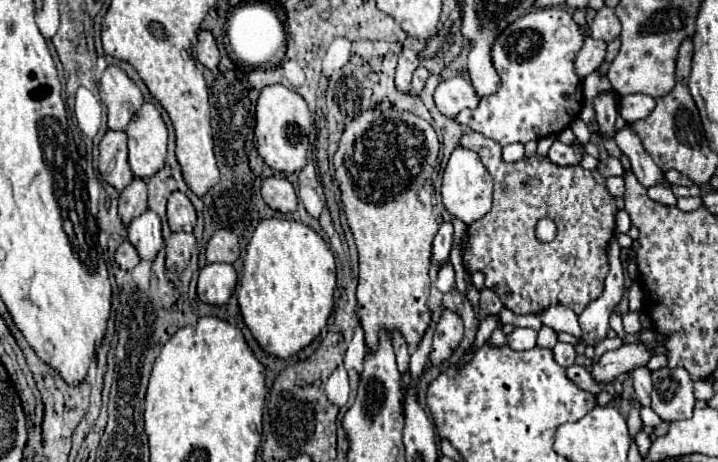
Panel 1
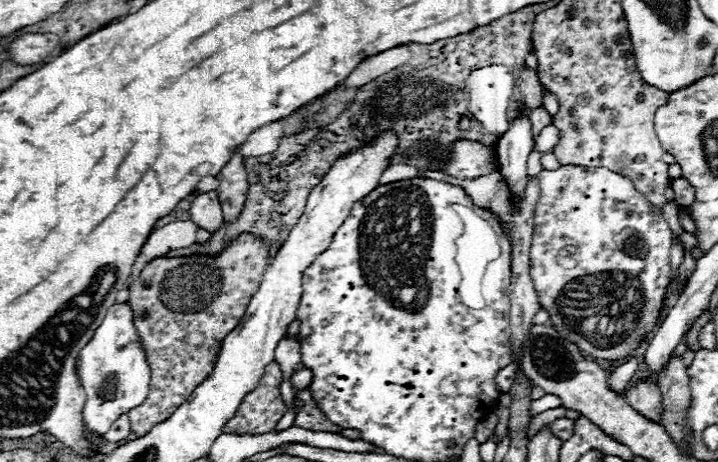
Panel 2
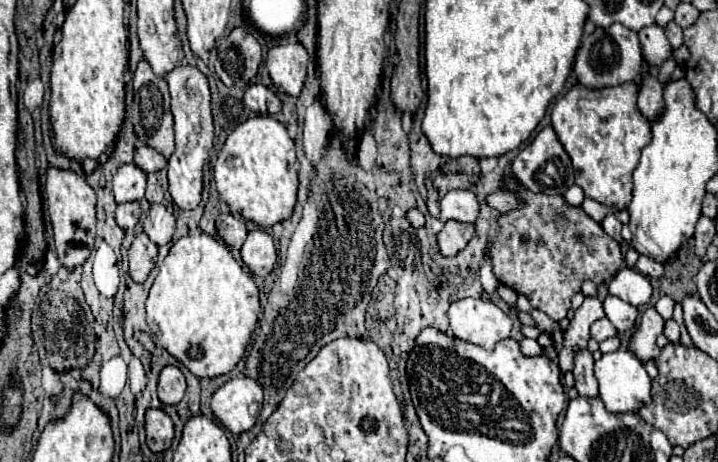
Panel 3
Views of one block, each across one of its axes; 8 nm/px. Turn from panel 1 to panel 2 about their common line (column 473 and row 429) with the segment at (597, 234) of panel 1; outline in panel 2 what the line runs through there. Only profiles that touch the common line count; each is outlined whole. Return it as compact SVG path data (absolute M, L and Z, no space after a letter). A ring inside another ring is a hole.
M242 234L218 258L156 258L130 284L128 304L134 312L134 326L150 364L150 392L140 406L128 412L136 436L148 434L154 424L170 418L210 374L222 338L240 322L270 262L272 256L266 244L256 236ZM276 362L266 366L266 374L262 376L262 382L258 384L258 390L252 390L242 406L238 408L238 414L226 422L224 432L236 432L236 434L262 434L274 430L274 426L280 422L280 418L286 412L286 406L280 396L280 384L282 384L282 372Z

